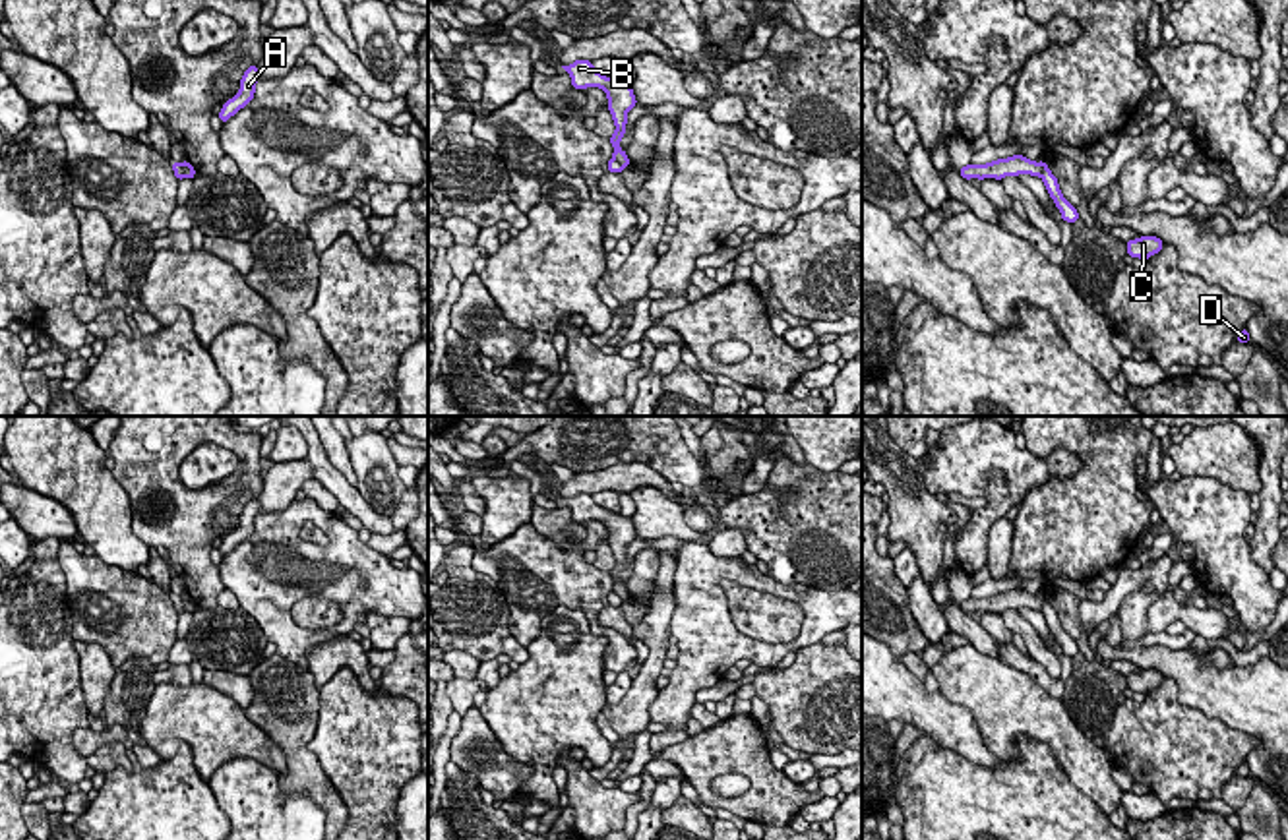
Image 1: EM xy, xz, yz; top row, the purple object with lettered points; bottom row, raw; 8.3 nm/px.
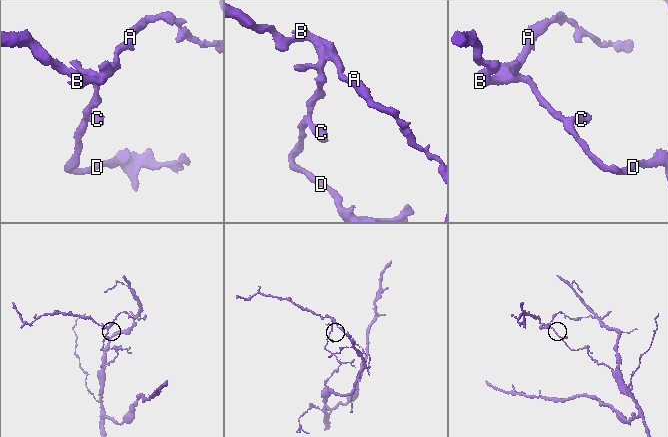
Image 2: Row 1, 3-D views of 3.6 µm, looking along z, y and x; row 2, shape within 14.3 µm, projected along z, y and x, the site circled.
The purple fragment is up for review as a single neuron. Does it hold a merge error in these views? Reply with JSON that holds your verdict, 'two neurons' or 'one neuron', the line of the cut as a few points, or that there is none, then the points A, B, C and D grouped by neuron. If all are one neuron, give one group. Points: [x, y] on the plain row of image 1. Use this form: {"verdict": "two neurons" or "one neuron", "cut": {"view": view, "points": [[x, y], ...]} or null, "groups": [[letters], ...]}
{"verdict": "two neurons", "cut": {"view": "yz", "points": [[1046, 599], [1041, 610]]}, "groups": [["A", "B"], ["C", "D"]]}

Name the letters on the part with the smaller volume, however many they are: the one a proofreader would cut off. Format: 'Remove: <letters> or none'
Remove: A, B

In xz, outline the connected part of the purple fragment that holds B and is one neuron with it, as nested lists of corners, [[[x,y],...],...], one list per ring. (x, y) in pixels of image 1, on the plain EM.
[[[575,494],[569,499],[562,499],[571,509],[573,523],[600,521],[608,530],[608,544],[616,557],[616,565],[610,573],[614,588],[622,600],[629,598],[626,585],[620,583],[620,573],[626,569],[628,546],[637,538],[629,517],[610,513],[595,503],[589,494]]]

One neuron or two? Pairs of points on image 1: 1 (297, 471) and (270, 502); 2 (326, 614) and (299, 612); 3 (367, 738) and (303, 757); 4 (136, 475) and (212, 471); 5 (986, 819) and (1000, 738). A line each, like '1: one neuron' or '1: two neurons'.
1: one neuron
2: one neuron
3: two neurons
4: two neurons
5: two neurons

